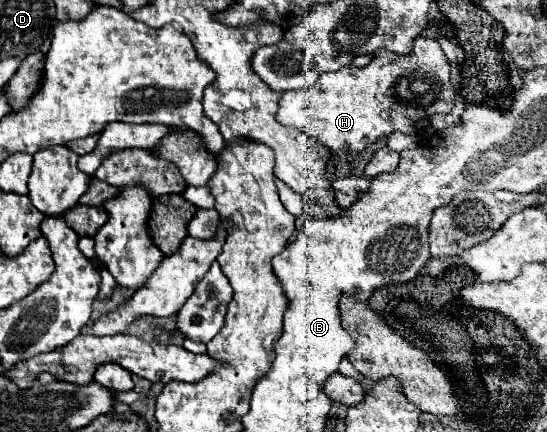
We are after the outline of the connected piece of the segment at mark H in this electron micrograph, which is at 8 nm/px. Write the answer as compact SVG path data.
M416 37L412 53L408 55L380 49L362 69L348 65L340 71L320 75L310 87L286 91L280 99L276 119L282 125L308 133L324 147L332 149L332 153L362 151L376 139L394 131L414 135L420 119L426 121L434 113L448 113L456 97L450 69L450 61L436 39Z

